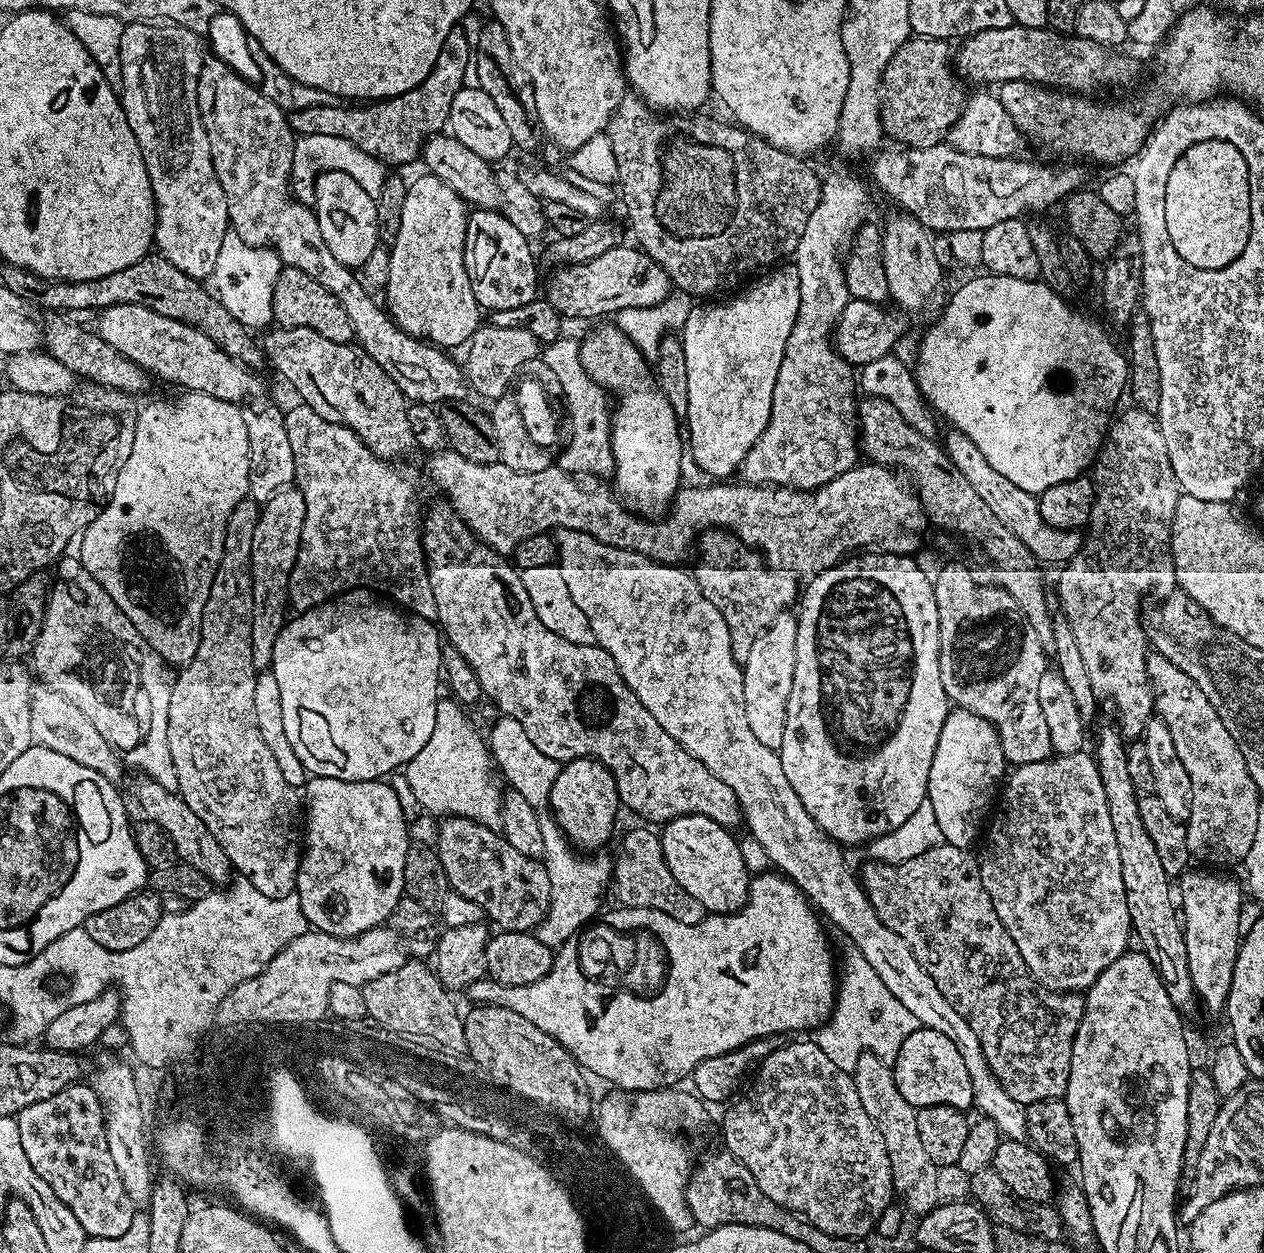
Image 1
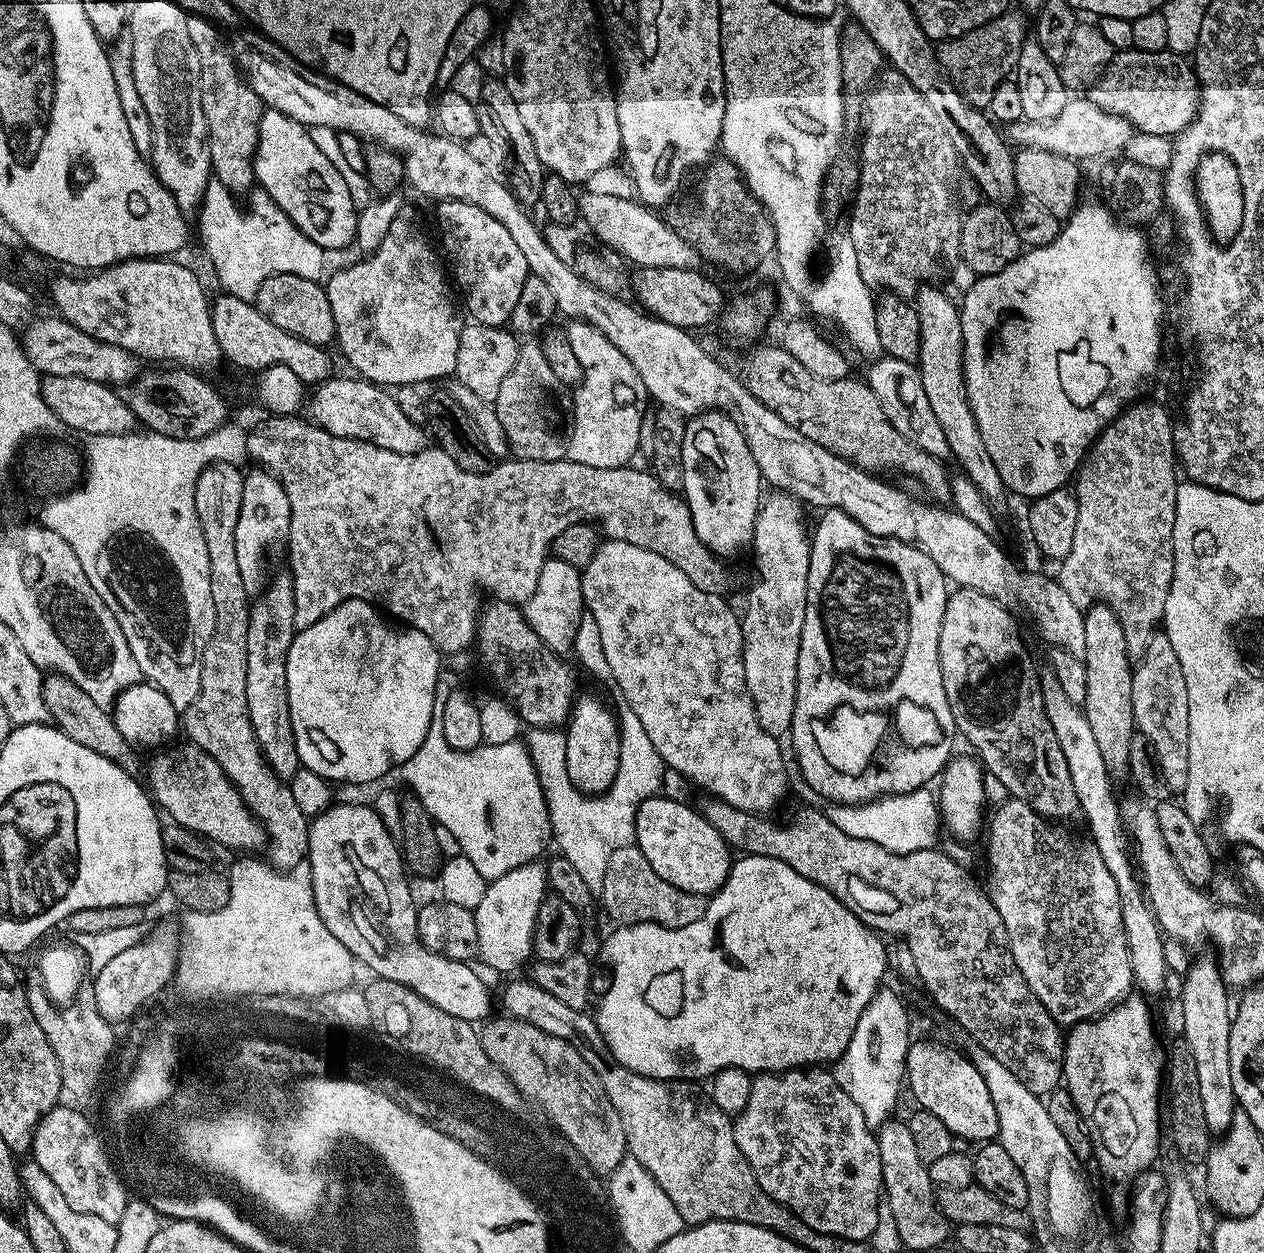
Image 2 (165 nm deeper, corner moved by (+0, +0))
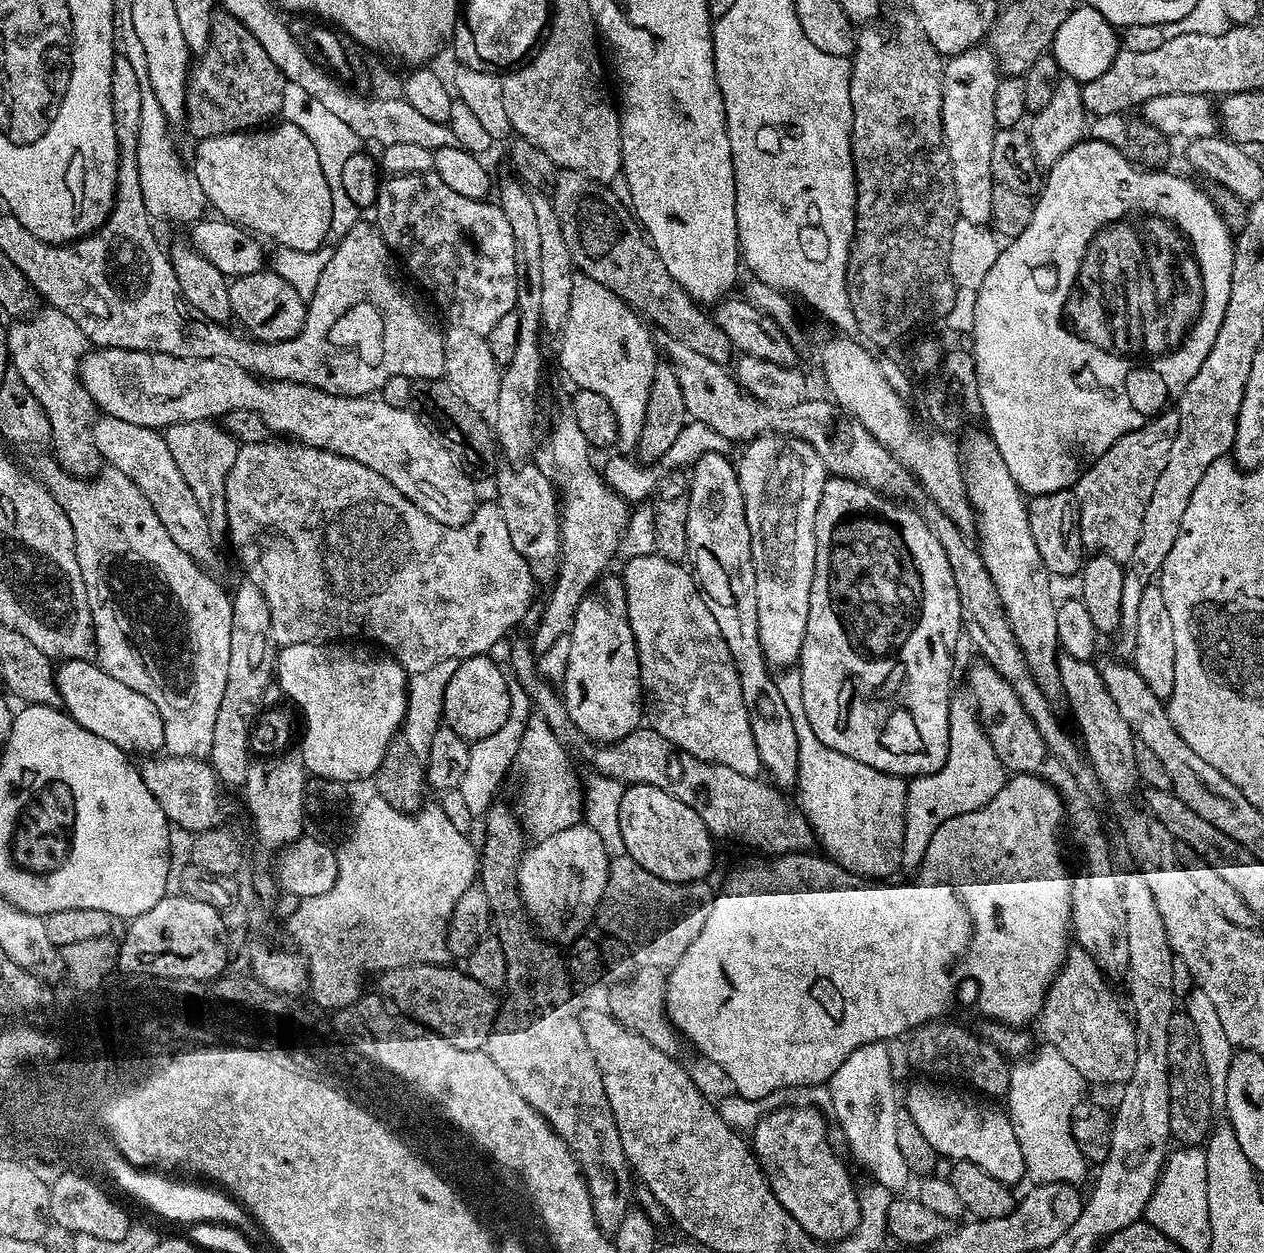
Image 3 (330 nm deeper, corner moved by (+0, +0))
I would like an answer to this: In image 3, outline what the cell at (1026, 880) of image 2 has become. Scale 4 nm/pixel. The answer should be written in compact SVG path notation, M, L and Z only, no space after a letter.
M1079 946L1073 947L1064 958L1064 965L1052 979L1052 985L1044 996L1044 1009L1040 1011L1038 1025L1051 1047L1056 1048L1074 1070L1084 1075L1085 1081L1097 1080L1100 1084L1123 1085L1132 1076L1136 1065L1136 1026L1124 1013L1118 997L1112 993L1113 985L1102 969L1095 964L1094 958Z

